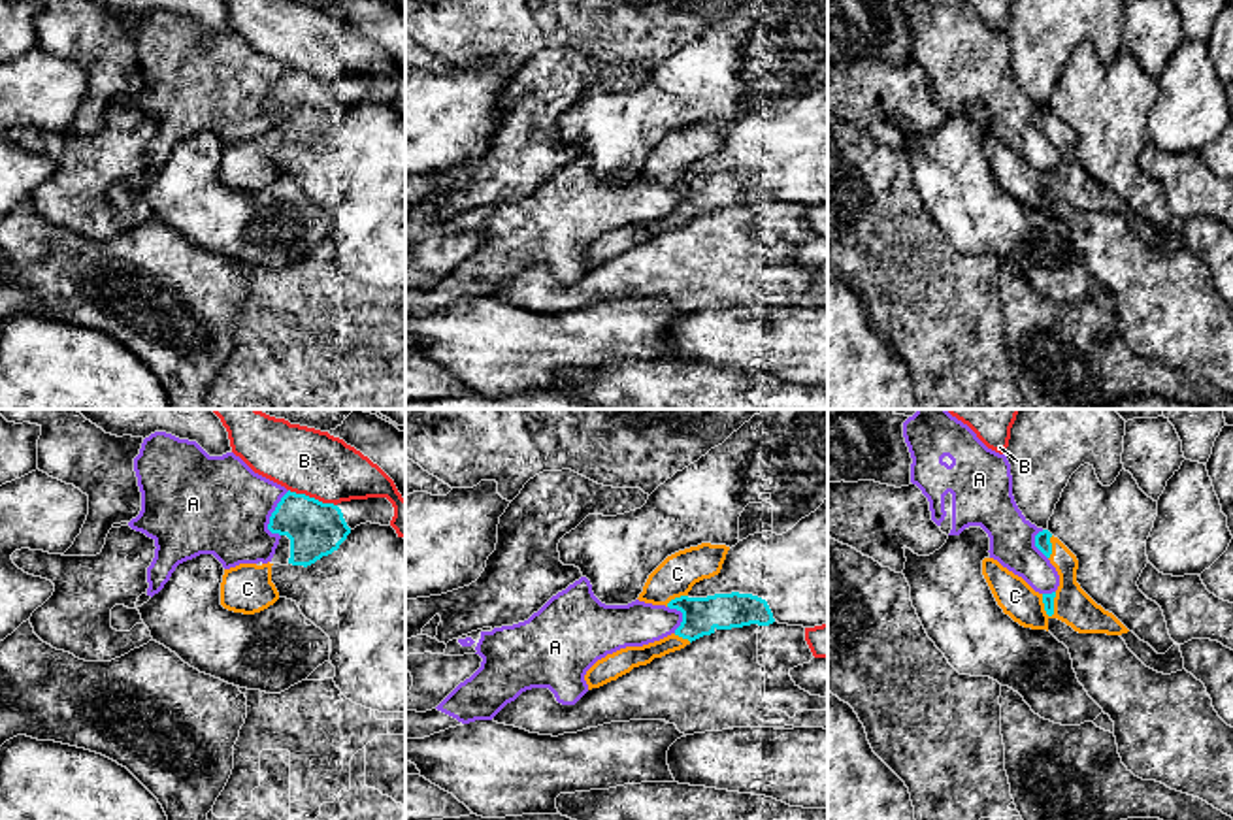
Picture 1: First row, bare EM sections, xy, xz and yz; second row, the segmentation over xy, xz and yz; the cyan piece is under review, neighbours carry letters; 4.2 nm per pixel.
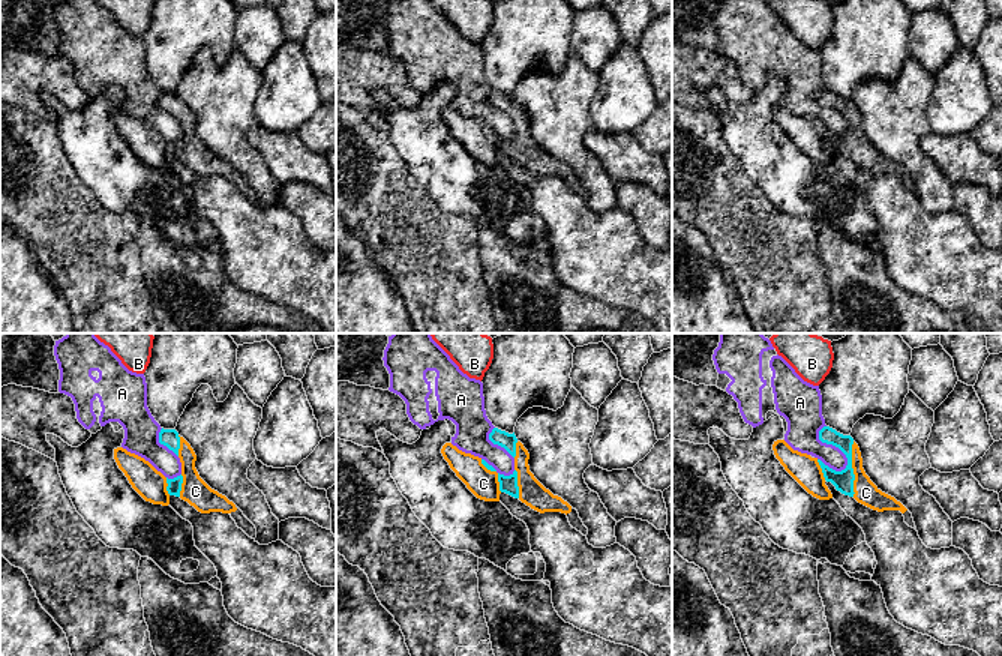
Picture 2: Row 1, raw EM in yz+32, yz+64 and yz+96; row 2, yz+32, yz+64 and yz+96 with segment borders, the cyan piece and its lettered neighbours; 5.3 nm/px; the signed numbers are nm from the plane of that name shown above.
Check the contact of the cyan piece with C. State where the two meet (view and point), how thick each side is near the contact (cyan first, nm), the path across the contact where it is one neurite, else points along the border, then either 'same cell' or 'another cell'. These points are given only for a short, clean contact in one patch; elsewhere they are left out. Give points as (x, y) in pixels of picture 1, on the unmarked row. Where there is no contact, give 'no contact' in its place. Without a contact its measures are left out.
yz (1052, 183) | 50/160 nm | across yz (1047, 176), (1052, 183), (1049, 193), (1015, 174) | same cell

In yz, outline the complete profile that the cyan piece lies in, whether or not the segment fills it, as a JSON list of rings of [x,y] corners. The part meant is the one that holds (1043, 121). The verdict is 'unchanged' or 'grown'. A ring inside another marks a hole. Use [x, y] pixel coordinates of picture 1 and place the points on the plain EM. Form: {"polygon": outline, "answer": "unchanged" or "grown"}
{"polygon": [[[1043,107],[1035,113],[1035,124],[1060,153],[1060,164],[1052,172],[1035,170],[994,136],[982,138],[982,153],[1005,192],[1031,207],[1048,209],[1048,198],[1058,196],[1078,211],[1122,213],[1129,209],[1080,166],[1077,160],[1078,138],[1058,115]]], "answer": "grown"}

